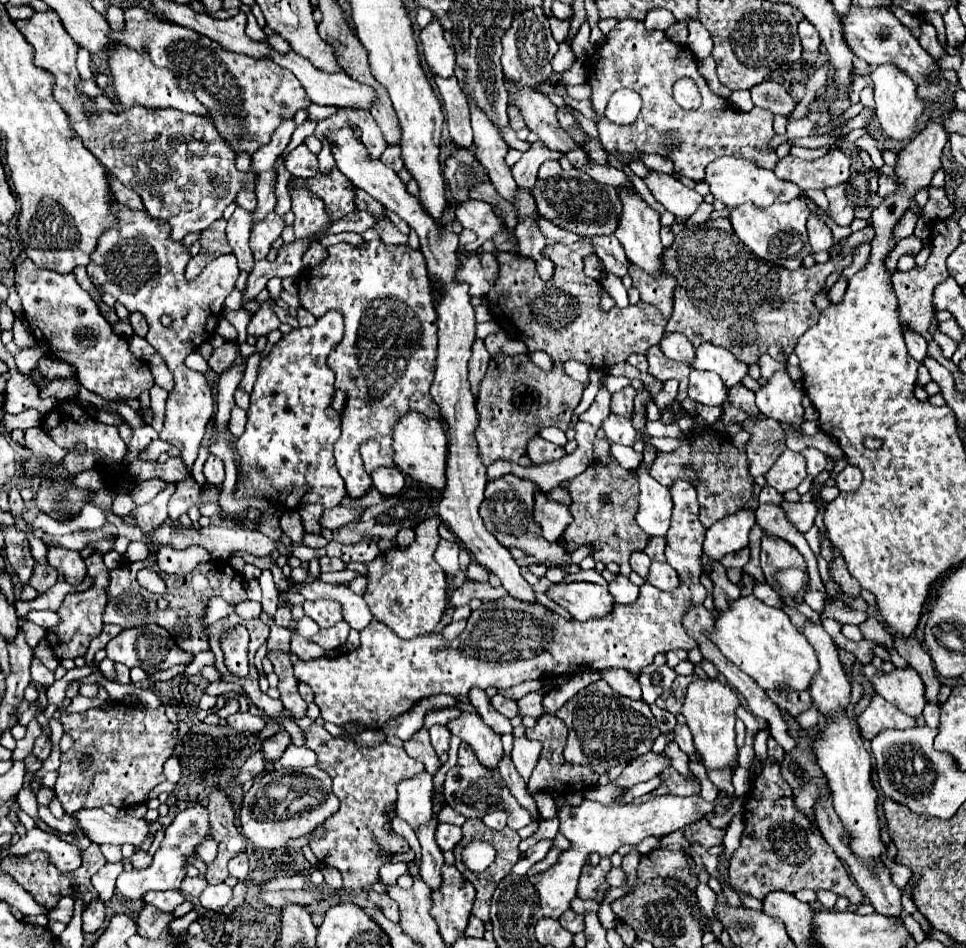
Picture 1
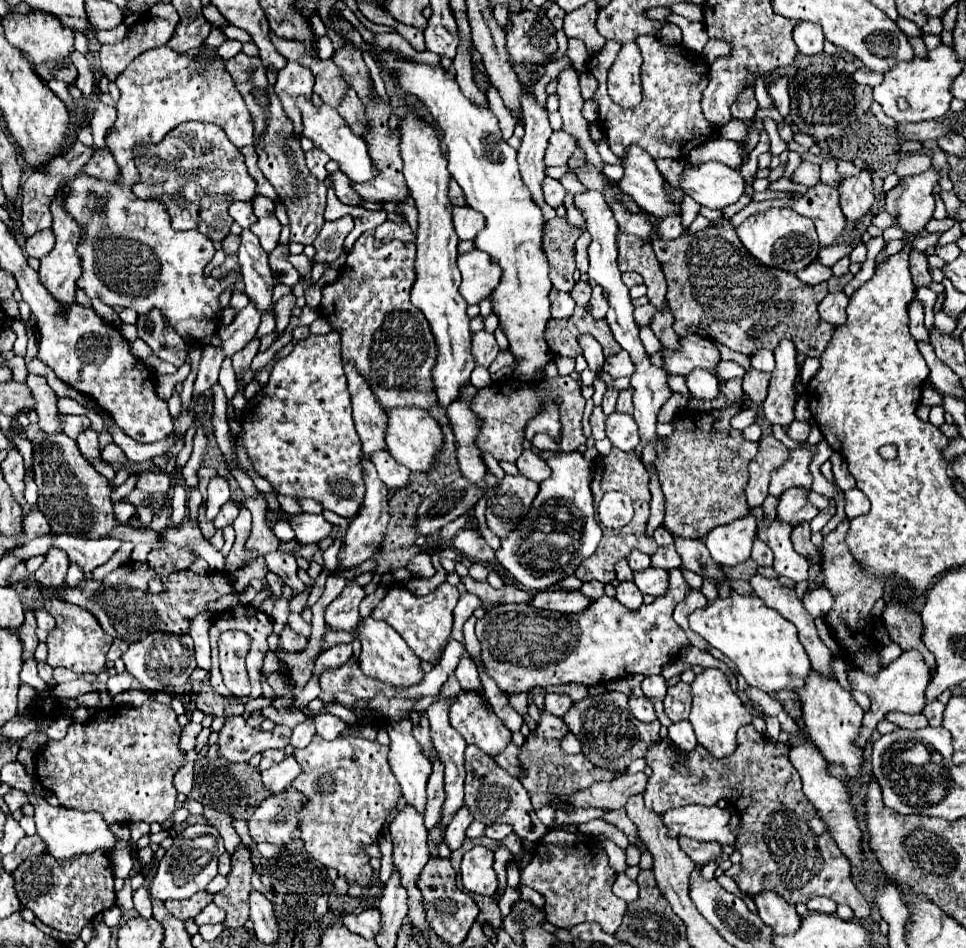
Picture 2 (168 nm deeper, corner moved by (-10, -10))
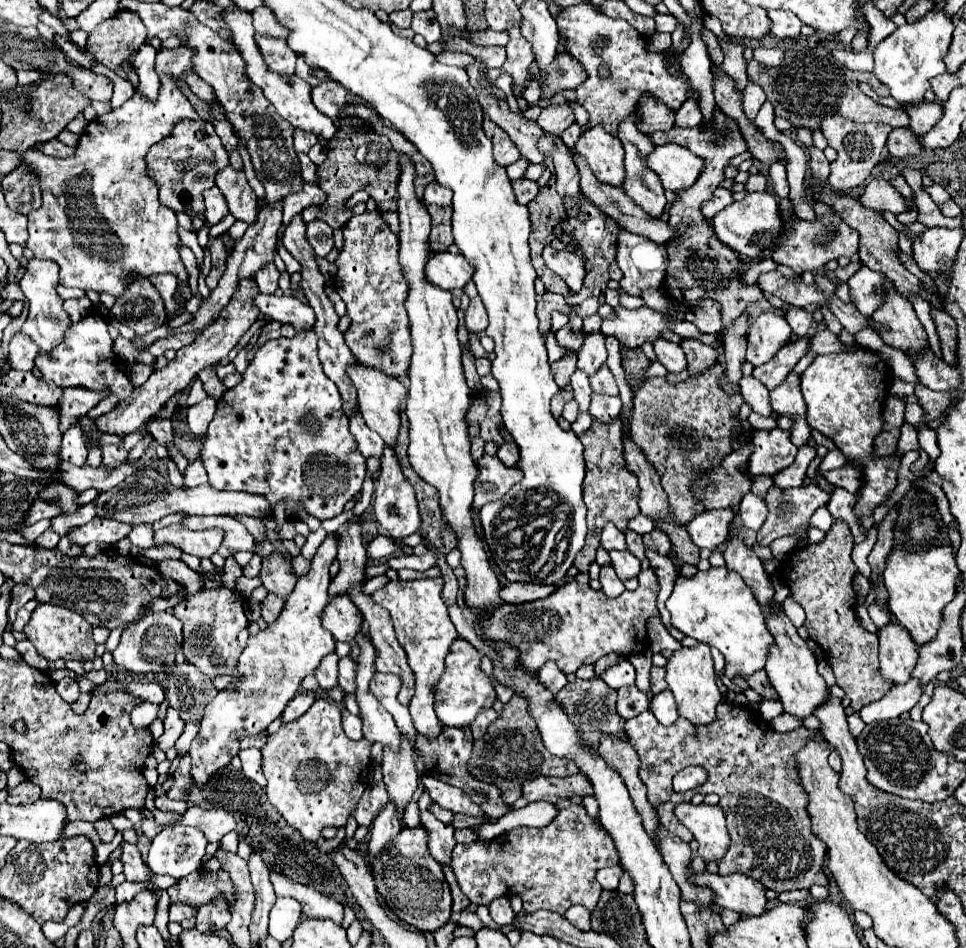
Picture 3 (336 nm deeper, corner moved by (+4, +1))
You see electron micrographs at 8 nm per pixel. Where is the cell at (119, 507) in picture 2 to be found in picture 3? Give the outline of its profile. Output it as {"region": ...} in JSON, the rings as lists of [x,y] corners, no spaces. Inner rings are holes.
{"region":[[[94,517],[90,523],[86,523],[80,529],[74,529],[68,533],[68,537],[74,543],[80,545],[88,545],[88,543],[104,543],[104,545],[112,545],[124,537],[128,537],[128,533],[132,531],[132,525],[126,523],[118,523],[114,519],[102,519],[102,517]]]}

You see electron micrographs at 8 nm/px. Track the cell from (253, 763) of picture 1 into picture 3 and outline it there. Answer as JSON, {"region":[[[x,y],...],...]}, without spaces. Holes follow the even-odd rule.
{"region":[[[248,735],[246,739],[240,741],[240,747],[242,747],[242,749],[248,749],[248,747],[262,749],[264,745],[266,745],[266,735]]]}

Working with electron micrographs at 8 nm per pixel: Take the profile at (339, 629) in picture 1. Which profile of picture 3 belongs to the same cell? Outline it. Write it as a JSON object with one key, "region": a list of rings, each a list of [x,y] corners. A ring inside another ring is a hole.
{"region":[[[330,653],[322,659],[322,663],[318,665],[318,669],[314,671],[318,683],[320,683],[320,689],[328,691],[328,689],[334,689],[338,687],[338,657],[336,653]]]}

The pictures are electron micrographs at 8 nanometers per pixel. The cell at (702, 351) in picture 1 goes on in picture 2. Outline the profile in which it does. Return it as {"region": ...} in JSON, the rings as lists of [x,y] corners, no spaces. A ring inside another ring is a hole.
{"region":[[[690,334],[686,338],[680,338],[680,344],[682,344],[680,352],[670,352],[662,348],[664,368],[670,374],[678,374],[686,378],[694,368],[704,368],[704,370],[712,370],[712,374],[718,378],[720,352],[712,340]]]}

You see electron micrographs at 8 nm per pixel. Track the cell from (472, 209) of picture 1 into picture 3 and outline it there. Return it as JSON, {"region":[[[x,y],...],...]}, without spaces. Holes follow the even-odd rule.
{"region":[[[432,181],[432,183],[424,189],[424,203],[448,207],[448,205],[452,203],[452,191],[450,191],[448,187],[442,187],[438,181]]]}

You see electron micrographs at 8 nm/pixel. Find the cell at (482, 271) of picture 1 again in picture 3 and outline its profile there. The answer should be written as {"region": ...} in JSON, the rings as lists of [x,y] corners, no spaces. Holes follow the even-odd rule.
{"region":[[[436,253],[426,263],[426,281],[446,291],[462,289],[474,275],[474,267],[466,261],[464,255],[454,253]]]}

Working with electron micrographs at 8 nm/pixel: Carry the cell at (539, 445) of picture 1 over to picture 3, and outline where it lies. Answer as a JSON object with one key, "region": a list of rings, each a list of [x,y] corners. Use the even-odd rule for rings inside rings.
{"region":[[[504,441],[504,443],[498,447],[496,457],[498,457],[506,467],[514,467],[516,461],[518,461],[518,447],[516,447],[516,443]]]}

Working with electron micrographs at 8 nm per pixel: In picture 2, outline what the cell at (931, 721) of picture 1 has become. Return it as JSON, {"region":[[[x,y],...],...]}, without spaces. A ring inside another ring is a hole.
{"region":[[[928,702],[924,708],[924,716],[928,718],[930,726],[940,726],[942,724],[942,716],[944,716],[946,706],[942,702]]]}

